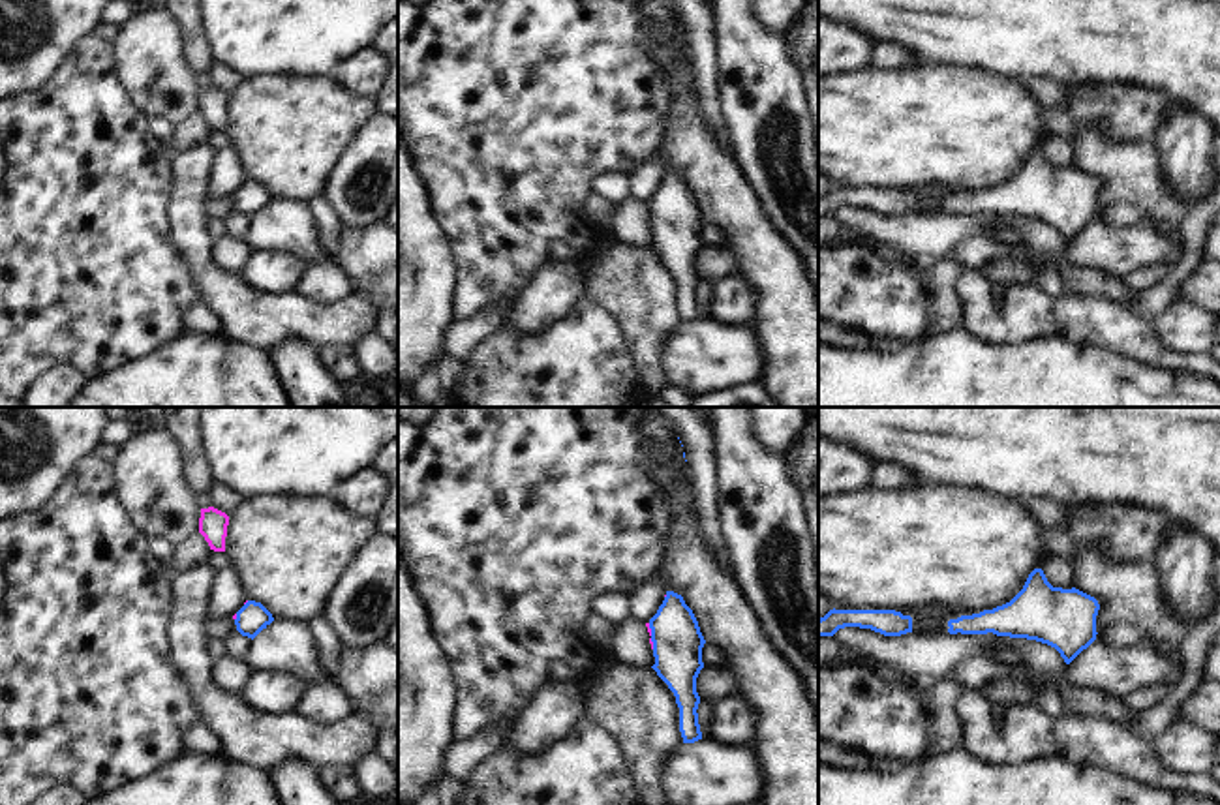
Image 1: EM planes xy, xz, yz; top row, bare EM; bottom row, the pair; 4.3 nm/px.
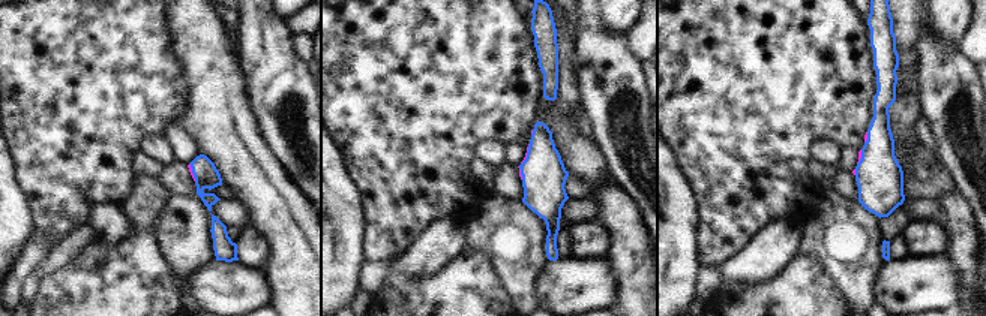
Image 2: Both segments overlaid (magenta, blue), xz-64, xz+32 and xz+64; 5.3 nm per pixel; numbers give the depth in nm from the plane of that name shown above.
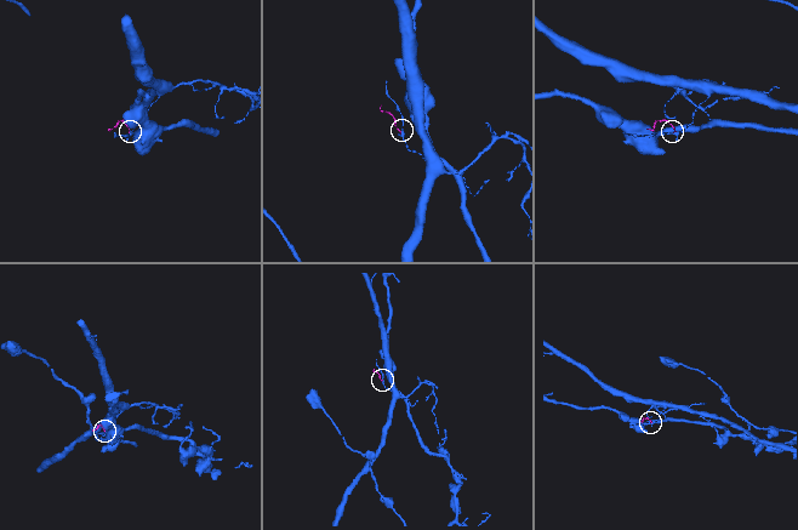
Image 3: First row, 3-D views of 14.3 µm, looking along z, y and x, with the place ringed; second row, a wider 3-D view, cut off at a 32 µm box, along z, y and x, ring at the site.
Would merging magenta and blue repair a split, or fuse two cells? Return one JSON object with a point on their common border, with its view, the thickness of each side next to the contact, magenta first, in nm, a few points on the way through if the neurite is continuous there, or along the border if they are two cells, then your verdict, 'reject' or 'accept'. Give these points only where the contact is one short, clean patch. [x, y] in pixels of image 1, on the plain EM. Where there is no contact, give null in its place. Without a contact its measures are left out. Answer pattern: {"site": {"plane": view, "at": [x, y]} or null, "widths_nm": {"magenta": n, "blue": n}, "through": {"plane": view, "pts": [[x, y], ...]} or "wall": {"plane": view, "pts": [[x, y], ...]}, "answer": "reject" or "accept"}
{"site": {"plane": "xz", "at": [650, 209]}, "widths_nm": {"magenta": 20, "blue": 220}, "through": {"plane": "xz", "pts": [[646, 203], [650, 209], [669, 209], [676, 216]]}, "answer": "accept"}

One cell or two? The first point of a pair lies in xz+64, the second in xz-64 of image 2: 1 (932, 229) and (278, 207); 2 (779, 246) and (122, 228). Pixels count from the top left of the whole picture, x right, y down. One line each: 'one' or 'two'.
1: two
2: one

